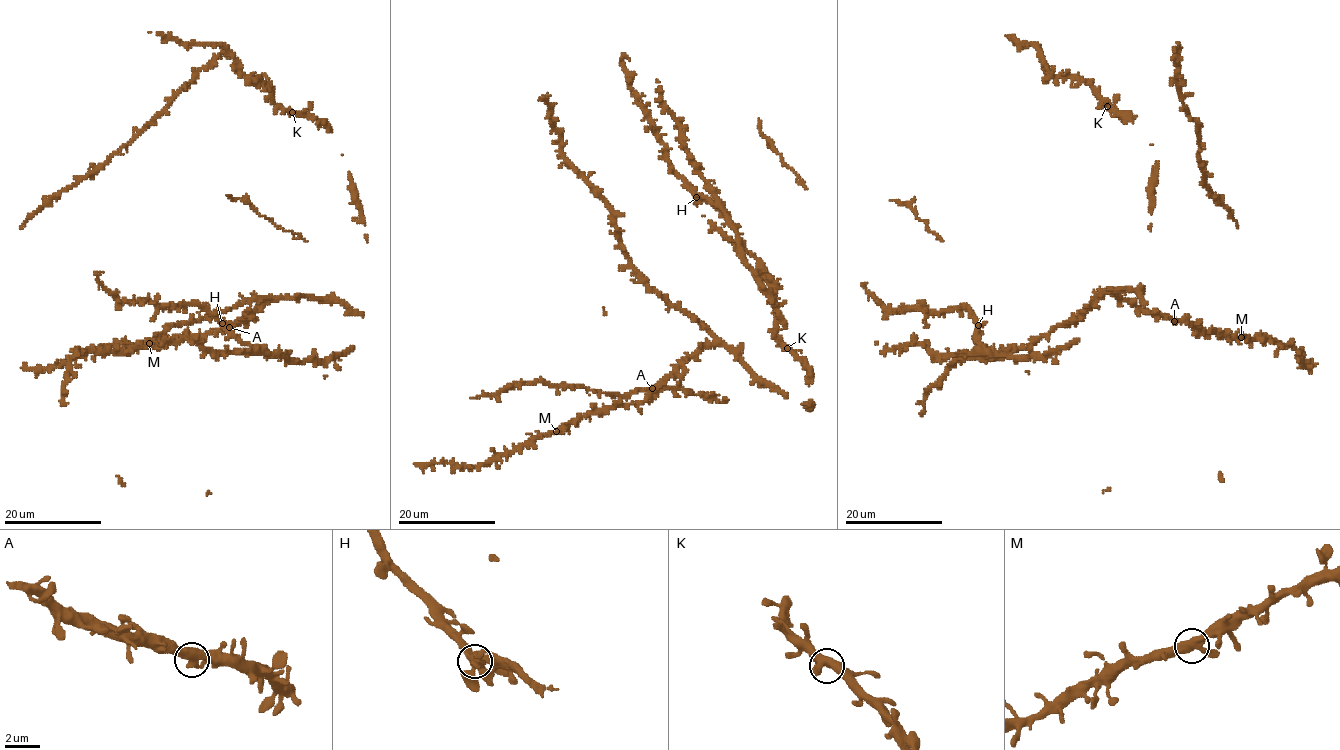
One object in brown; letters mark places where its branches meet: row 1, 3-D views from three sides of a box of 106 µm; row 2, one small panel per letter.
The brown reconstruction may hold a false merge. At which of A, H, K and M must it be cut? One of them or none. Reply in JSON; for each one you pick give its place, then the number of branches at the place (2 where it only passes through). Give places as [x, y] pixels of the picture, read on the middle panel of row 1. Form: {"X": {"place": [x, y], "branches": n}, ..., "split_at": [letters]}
{"split_at": []}

